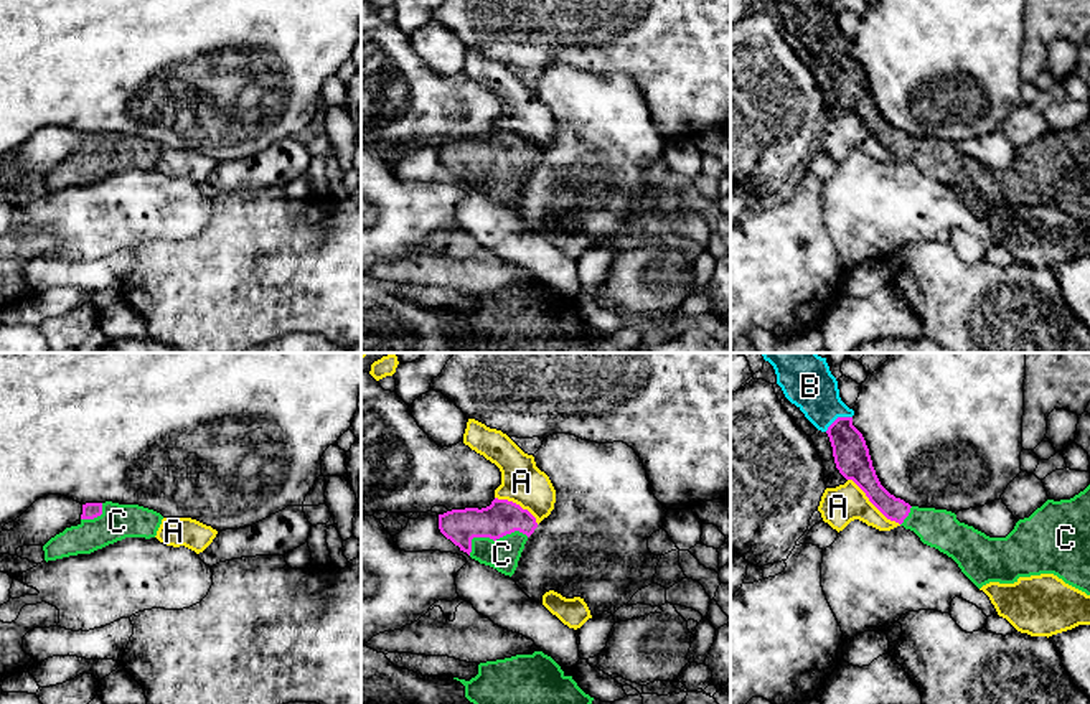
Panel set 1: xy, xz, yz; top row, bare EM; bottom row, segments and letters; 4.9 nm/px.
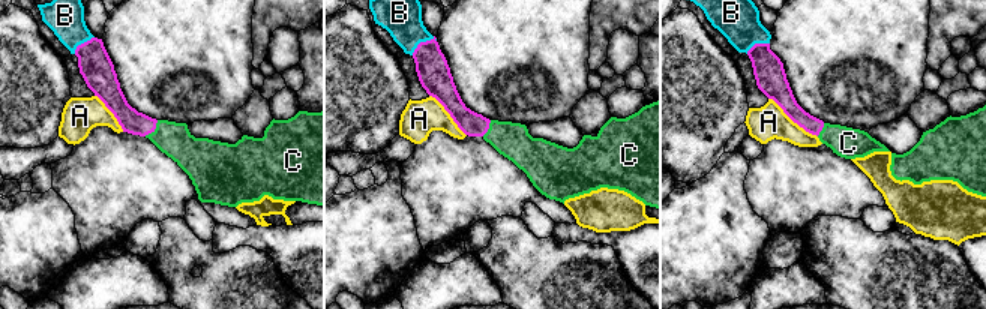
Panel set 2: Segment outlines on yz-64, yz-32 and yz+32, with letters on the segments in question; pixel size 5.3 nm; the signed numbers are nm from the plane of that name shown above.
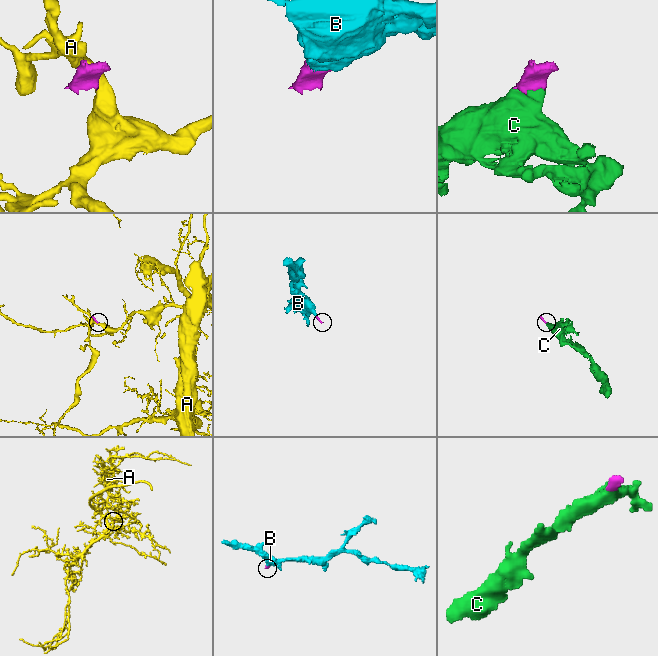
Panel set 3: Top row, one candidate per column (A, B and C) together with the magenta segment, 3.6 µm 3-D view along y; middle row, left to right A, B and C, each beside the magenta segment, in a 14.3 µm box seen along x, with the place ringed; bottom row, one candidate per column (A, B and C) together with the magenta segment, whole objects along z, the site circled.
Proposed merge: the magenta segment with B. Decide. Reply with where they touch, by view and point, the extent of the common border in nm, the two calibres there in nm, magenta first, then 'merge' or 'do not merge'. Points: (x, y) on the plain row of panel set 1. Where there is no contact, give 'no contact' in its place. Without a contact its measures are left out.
yz (838, 48) | 150 nm | 180/220 nm | merge

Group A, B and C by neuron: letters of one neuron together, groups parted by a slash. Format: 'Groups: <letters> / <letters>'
Groups: A / B C

